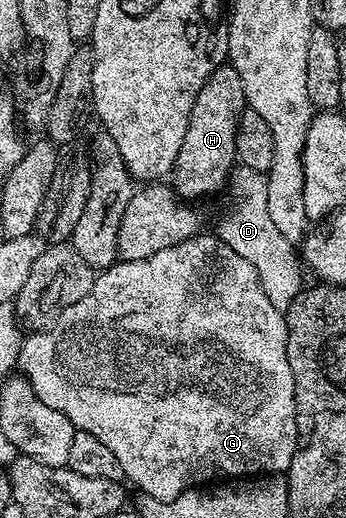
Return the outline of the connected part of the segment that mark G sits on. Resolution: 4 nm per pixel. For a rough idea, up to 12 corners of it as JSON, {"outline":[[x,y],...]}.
{"outline":[[216,233],[118,260],[16,369],[141,494],[280,475],[284,313]]}

